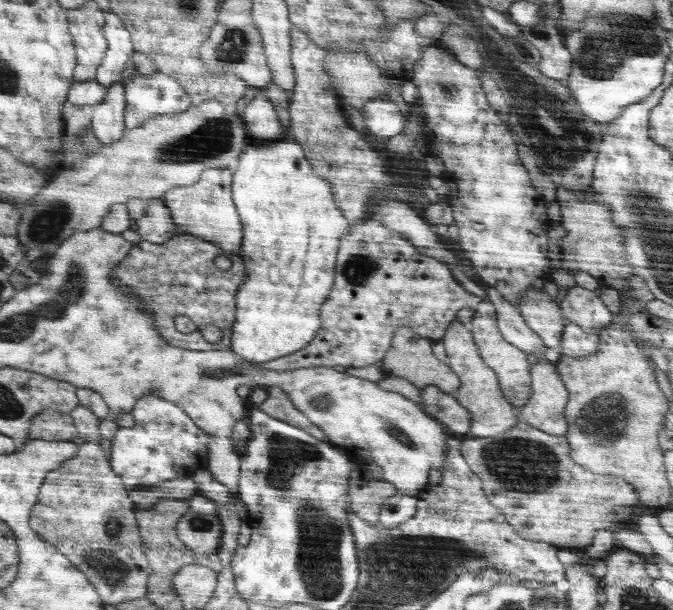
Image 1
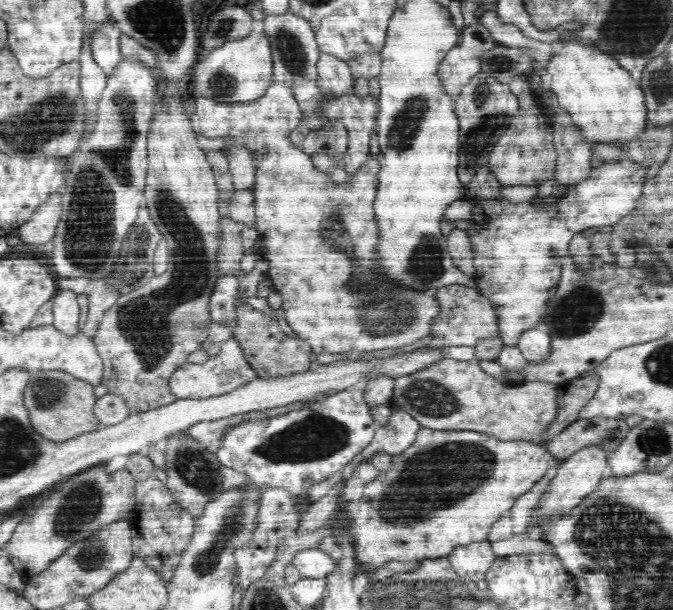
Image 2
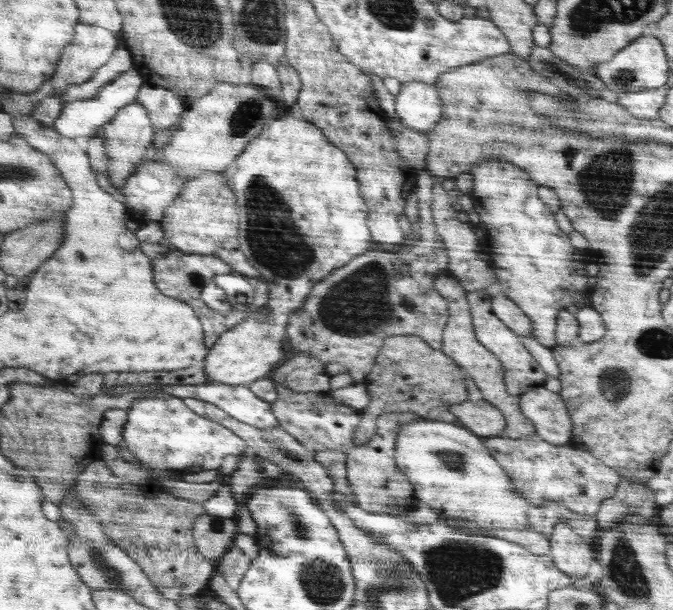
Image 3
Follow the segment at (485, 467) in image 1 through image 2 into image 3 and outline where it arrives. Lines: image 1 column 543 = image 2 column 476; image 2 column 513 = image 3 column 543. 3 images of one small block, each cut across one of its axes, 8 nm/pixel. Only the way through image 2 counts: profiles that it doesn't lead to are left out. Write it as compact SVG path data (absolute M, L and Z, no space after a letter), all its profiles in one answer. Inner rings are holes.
M536 433L519 439L494 435L486 438L484 444L488 444L488 452L496 456L499 466L512 480L512 488L524 496L528 504L536 506L558 502L576 514L595 516L602 504L615 495L619 485L626 479L616 469L609 468L584 449L574 445L553 445Z

